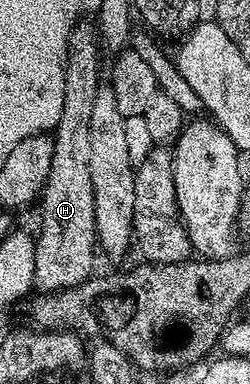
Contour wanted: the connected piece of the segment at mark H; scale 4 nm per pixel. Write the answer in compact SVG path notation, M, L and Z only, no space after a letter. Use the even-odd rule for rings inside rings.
M81 18L69 31L63 82L63 114L52 129L51 174L47 174L41 204L41 236L36 237L33 288L38 293L78 288L94 275L93 255L98 255L95 198L91 186L91 110L95 94L102 91L101 60L97 57L99 29L92 19Z

